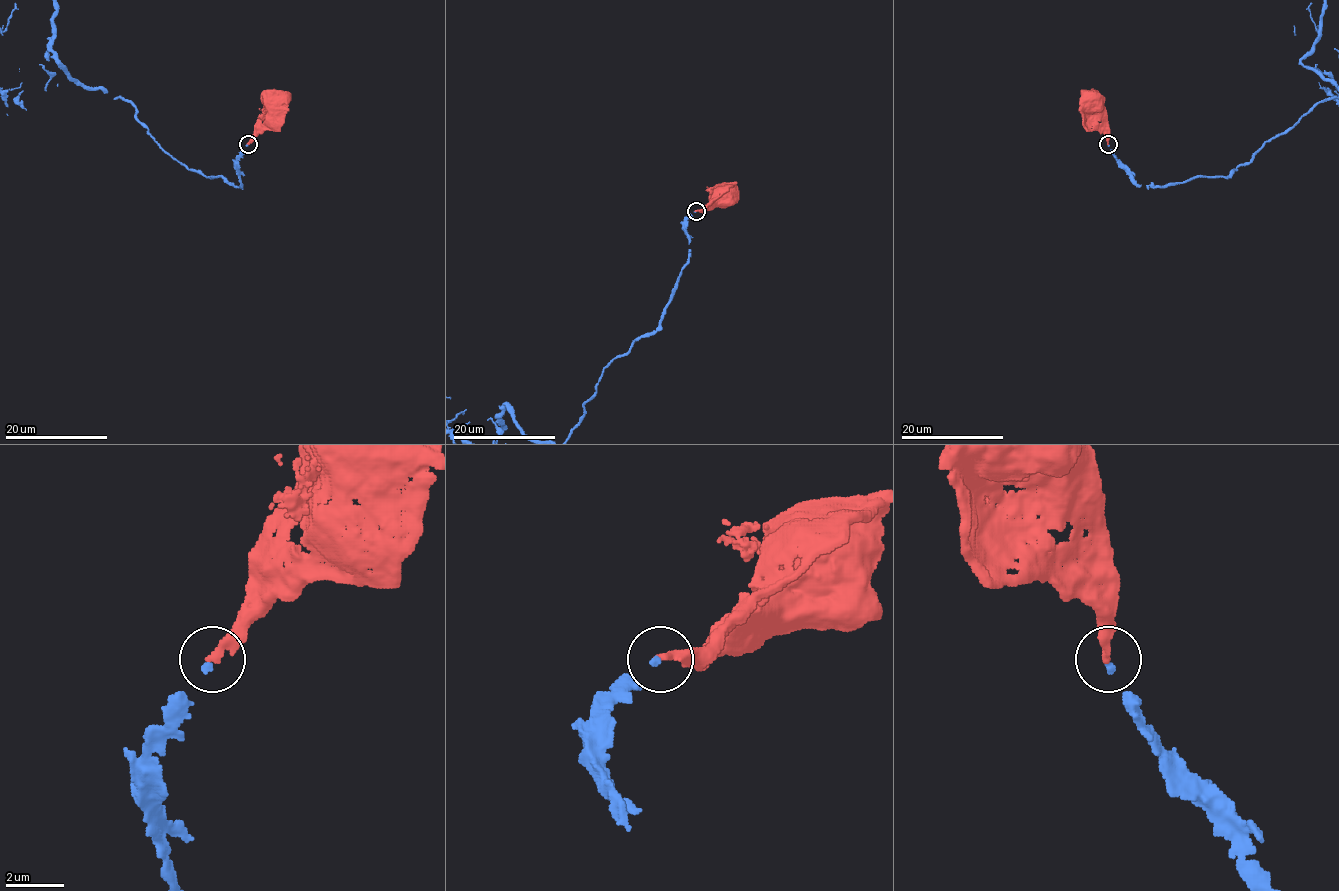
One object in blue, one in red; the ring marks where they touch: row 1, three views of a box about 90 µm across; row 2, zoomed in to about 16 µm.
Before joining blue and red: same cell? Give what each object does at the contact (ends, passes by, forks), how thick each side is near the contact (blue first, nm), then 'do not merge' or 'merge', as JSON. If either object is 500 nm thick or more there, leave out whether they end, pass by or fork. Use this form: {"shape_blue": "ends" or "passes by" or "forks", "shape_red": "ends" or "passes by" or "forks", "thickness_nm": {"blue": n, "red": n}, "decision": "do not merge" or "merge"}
{"shape_blue": "ends", "shape_red": "ends", "thickness_nm": {"blue": 150, "red": 280}, "decision": "merge"}

